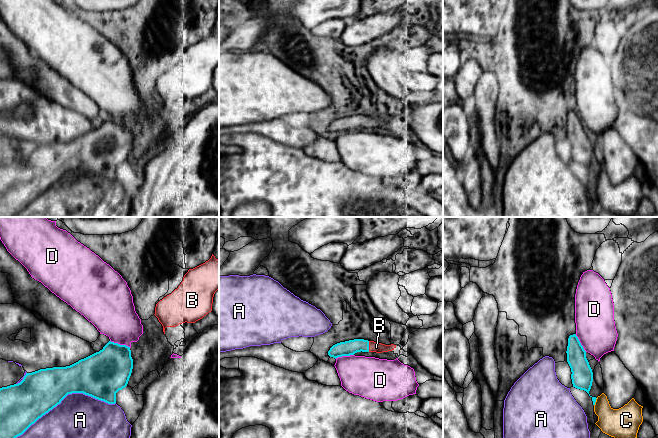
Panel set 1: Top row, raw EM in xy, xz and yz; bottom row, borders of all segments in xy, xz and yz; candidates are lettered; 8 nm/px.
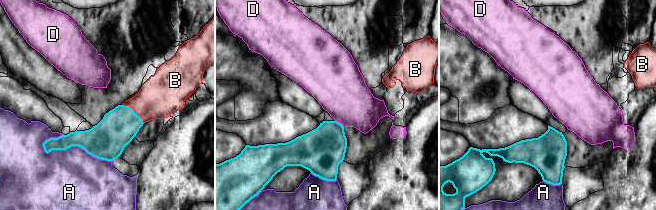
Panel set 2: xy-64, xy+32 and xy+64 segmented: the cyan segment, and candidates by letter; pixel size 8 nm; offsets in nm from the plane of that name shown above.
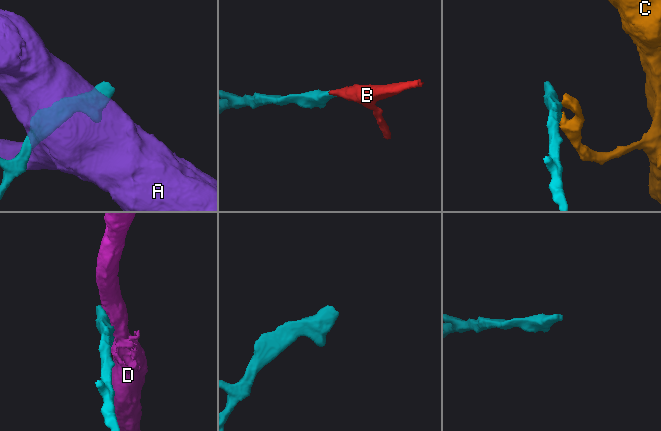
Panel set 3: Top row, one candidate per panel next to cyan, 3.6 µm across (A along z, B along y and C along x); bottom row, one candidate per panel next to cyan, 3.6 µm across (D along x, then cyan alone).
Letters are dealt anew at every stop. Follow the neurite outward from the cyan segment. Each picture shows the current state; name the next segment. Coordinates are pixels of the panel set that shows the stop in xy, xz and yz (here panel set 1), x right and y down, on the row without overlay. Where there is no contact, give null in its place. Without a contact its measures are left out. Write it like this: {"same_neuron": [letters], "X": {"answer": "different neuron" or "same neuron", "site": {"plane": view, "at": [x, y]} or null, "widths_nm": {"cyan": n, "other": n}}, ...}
{"same_neuron": ["B"], "A": {"answer": "different neuron", "site": {"plane": "xy", "at": [63, 174]}, "widths_nm": {"cyan": 340, "other": 480}}, "B": {"answer": "same neuron", "site": {"plane": "xz", "at": [368, 122]}, "widths_nm": {"cyan": 120, "other": 80}}, "C": {"answer": "different neuron", "site": {"plane": "yz", "at": [595, 177]}, "widths_nm": {"cyan": 180, "other": 240}}, "D": {"answer": "different neuron", "site": {"plane": "xy", "at": [119, 120]}, "widths_nm": {"cyan": 360, "other": 360}}}

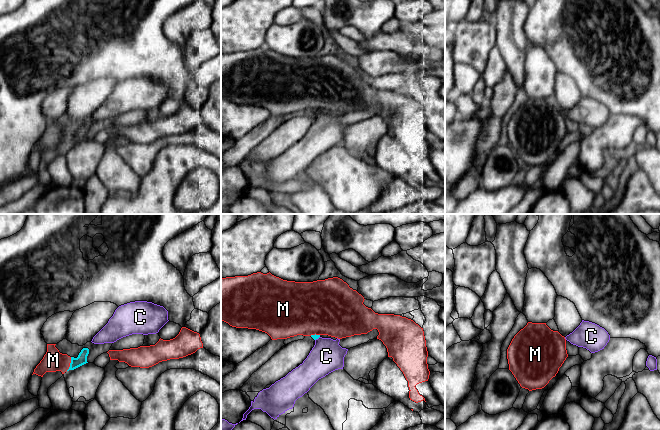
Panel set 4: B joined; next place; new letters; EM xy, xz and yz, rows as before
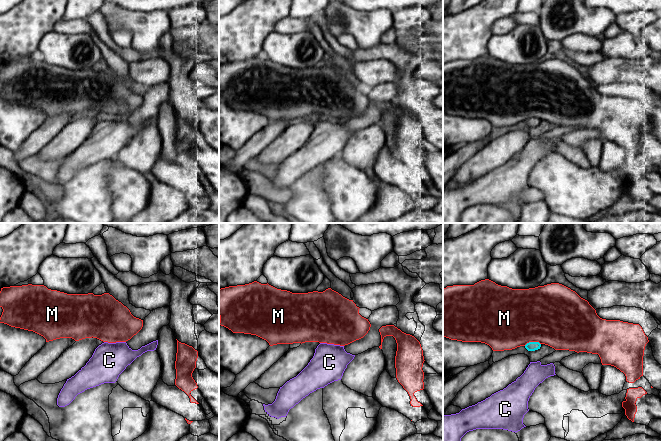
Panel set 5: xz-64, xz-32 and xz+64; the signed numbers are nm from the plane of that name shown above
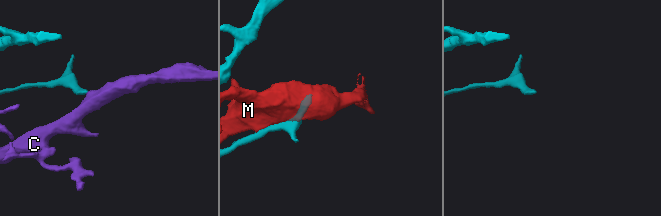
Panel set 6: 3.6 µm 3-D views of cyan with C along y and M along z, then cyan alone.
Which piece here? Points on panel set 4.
{"same_neuron": [], "C": {"answer": "different neuron", "site": {"plane": "xz", "at": [317, 114]}, "widths_nm": {"cyan": 40, "other": 260}}, "M": {"answer": "different neuron", "site": {"plane": "xy", "at": [70, 140]}, "widths_nm": {"cyan": 80, "other": 170}}}

